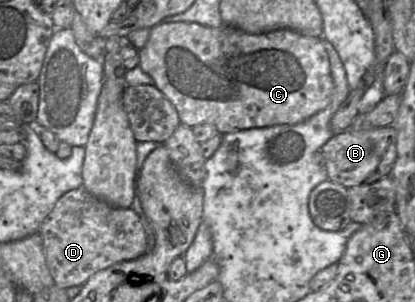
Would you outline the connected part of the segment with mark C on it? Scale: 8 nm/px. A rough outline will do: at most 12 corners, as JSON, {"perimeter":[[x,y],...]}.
{"perimeter":[[161,22],[138,66],[181,124],[302,123],[322,37]]}

